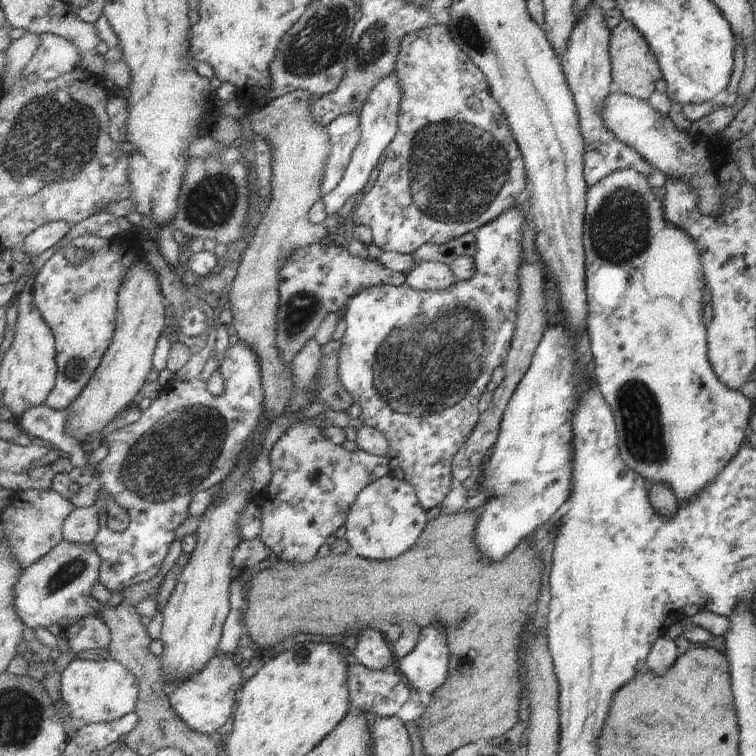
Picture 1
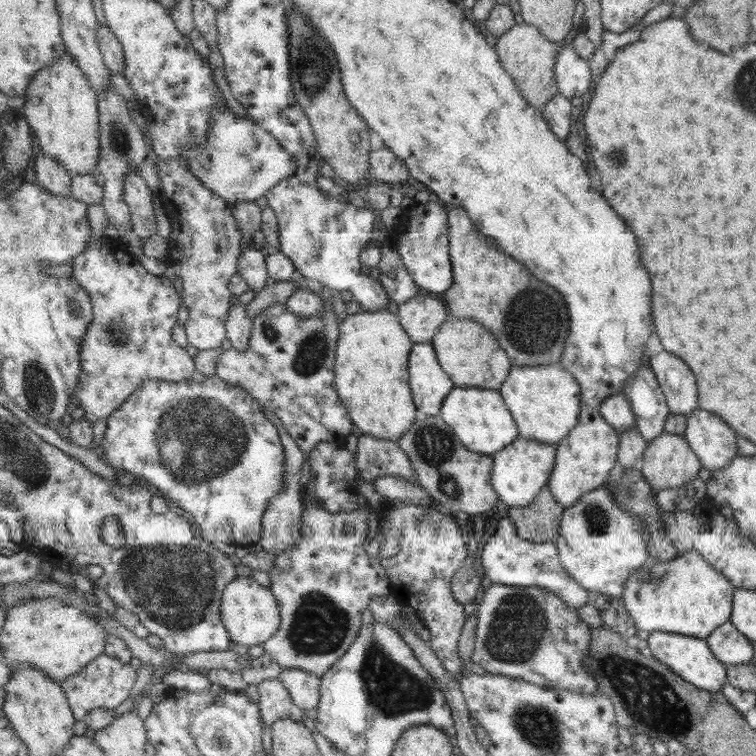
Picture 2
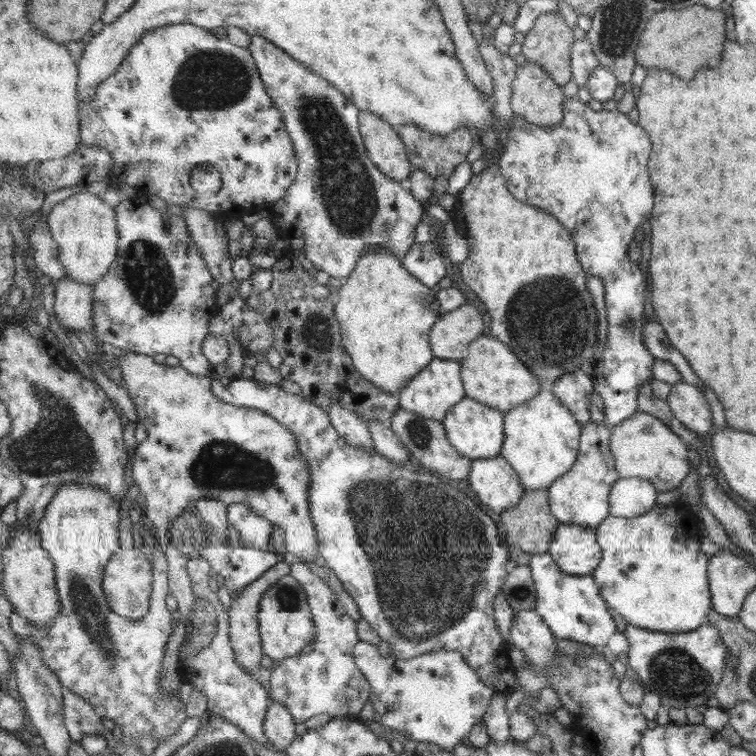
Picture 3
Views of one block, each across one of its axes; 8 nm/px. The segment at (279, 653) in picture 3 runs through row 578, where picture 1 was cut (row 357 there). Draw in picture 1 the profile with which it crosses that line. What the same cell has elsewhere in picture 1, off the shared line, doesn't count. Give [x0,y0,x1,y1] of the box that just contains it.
[277,241,407,366]

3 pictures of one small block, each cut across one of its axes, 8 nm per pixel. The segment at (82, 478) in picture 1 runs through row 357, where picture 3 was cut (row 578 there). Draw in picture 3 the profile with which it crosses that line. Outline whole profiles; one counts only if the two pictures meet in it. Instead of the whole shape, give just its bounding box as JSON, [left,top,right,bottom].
[209,544,280,595]

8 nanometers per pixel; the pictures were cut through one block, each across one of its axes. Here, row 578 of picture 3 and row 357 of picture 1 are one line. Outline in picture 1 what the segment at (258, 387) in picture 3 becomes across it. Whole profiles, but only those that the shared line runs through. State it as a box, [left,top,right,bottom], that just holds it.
[339,201,528,512]

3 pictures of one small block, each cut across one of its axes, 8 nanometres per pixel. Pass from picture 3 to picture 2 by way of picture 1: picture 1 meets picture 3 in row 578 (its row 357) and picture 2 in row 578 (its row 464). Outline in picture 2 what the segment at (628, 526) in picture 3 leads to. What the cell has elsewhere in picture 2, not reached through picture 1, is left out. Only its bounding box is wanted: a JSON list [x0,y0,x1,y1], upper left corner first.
[625,550,735,639]

